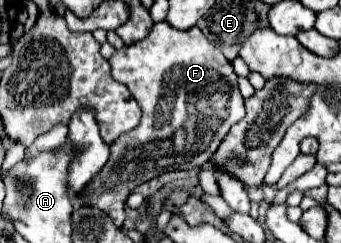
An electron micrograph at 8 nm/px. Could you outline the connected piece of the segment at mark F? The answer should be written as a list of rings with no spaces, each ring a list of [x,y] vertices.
[[[156,23],[144,41],[122,47],[108,61],[112,77],[124,83],[138,101],[142,121],[110,145],[108,163],[86,187],[80,201],[102,209],[122,227],[124,203],[134,187],[166,171],[202,167],[212,159],[230,127],[246,115],[246,109],[232,63],[198,27],[178,31],[168,23]]]

